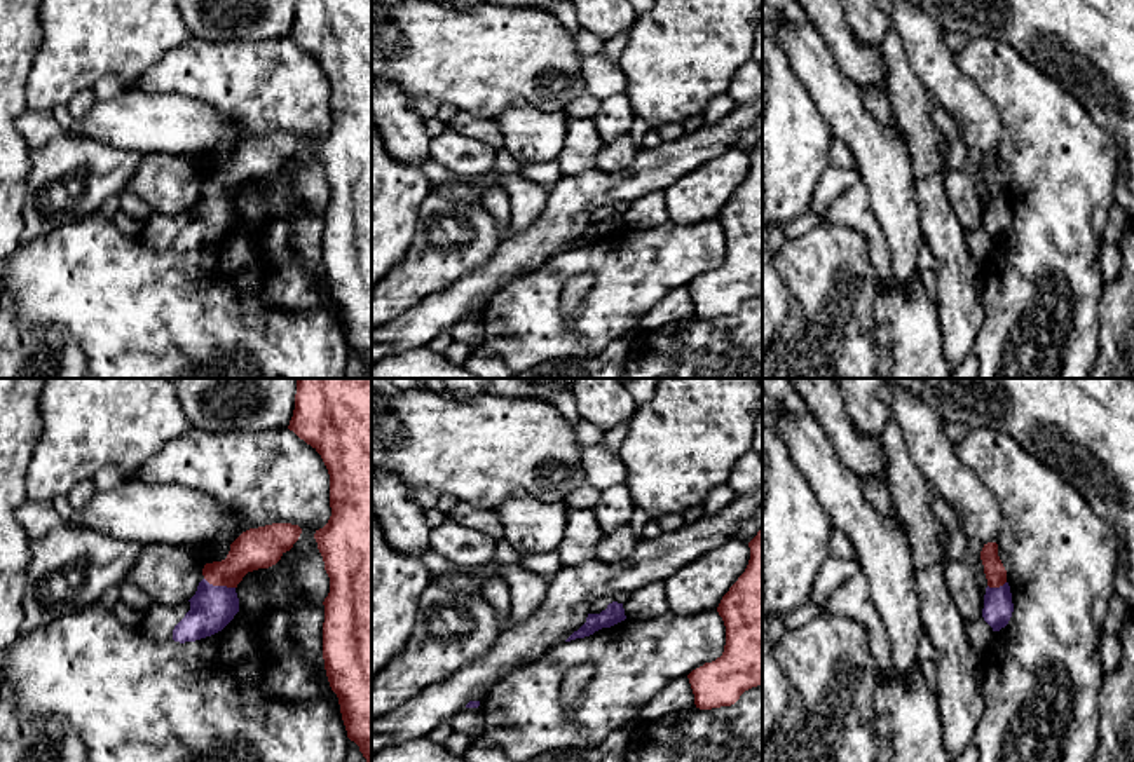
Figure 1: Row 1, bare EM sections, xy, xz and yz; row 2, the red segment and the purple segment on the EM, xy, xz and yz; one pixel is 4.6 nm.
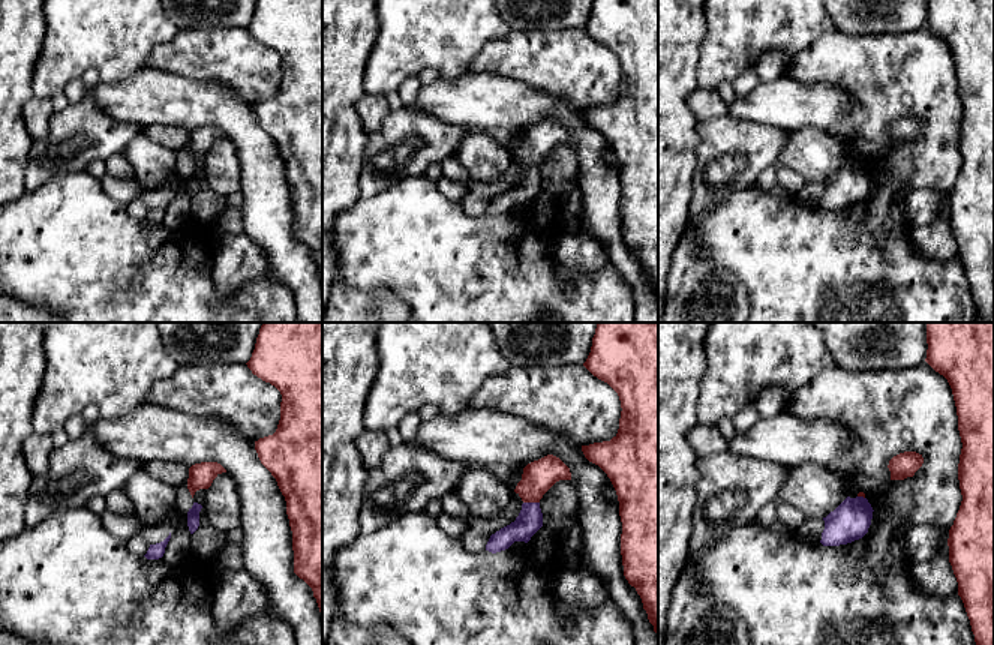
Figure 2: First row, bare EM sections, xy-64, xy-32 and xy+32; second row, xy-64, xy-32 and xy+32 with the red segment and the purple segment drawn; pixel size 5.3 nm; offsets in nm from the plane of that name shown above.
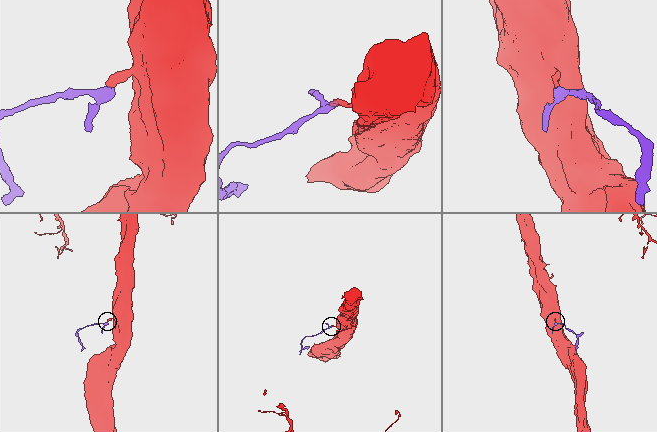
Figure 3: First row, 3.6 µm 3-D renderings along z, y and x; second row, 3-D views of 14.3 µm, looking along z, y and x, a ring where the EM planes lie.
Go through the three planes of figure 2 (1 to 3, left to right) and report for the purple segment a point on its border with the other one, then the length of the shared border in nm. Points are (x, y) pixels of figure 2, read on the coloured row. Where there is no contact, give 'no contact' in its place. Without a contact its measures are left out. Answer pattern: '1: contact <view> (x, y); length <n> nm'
1: no contact
2: contact xy-32 (531, 501); length 90 nm
3: contact xy+32 (861, 495); length 40 nm

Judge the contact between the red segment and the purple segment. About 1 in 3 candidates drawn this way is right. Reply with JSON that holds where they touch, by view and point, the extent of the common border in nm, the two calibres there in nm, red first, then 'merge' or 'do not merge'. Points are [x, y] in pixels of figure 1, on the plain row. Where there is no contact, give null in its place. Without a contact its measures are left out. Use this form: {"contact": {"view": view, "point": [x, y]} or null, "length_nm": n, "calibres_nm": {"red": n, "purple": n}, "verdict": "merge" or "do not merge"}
{"contact": {"view": "xy", "point": [220, 194]}, "length_nm": 150, "calibres_nm": {"red": 190, "purple": 200}, "verdict": "do not merge"}

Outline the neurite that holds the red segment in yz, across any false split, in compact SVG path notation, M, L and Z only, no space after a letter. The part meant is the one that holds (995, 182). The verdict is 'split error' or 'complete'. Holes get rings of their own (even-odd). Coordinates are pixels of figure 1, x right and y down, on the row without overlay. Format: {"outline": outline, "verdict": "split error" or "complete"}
{"outline": "M987 152L980 160L984 183L989 197L1000 197L1007 192L1007 180L998 166L998 153Z", "verdict": "complete"}

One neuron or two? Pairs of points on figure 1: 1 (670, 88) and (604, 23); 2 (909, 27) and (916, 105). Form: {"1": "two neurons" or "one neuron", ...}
{"1": "two neurons", "2": "two neurons"}

